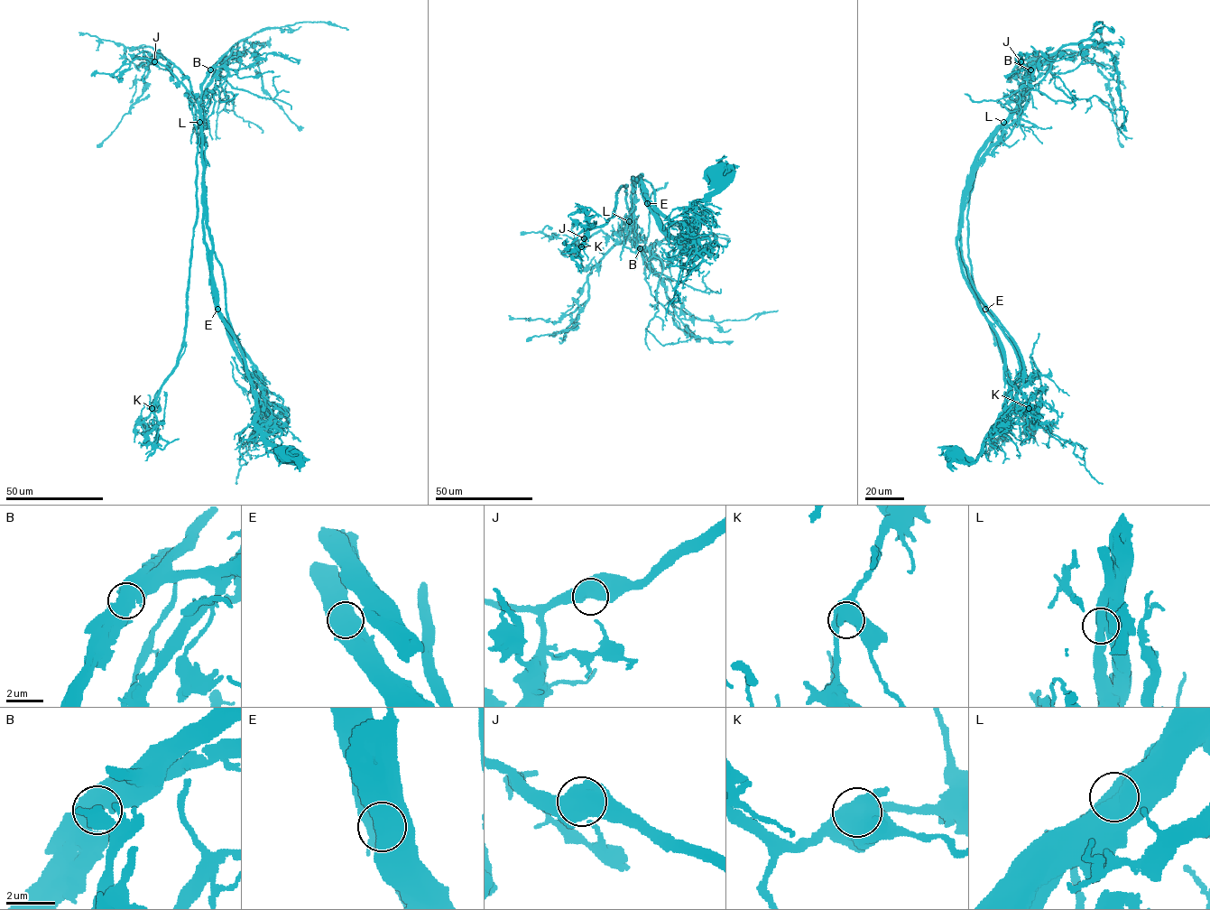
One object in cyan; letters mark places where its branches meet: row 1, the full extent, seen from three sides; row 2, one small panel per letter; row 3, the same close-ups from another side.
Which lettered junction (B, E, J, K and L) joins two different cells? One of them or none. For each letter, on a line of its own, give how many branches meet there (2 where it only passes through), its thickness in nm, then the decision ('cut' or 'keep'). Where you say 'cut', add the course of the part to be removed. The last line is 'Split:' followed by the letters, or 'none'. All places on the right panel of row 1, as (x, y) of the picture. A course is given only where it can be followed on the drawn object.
B: 2 | 650 nm | cut | (1030, 69), (1051, 63), (1039, 90), (1049, 98), (1070, 102), (1094, 96), (1113, 113), (1127, 111), (1120, 133)
E: 2 | 600 nm | keep
J: 2 | 650 nm | keep
K: 2 | 600 nm | keep
L: 2 | 650 nm | keep
Split: B

